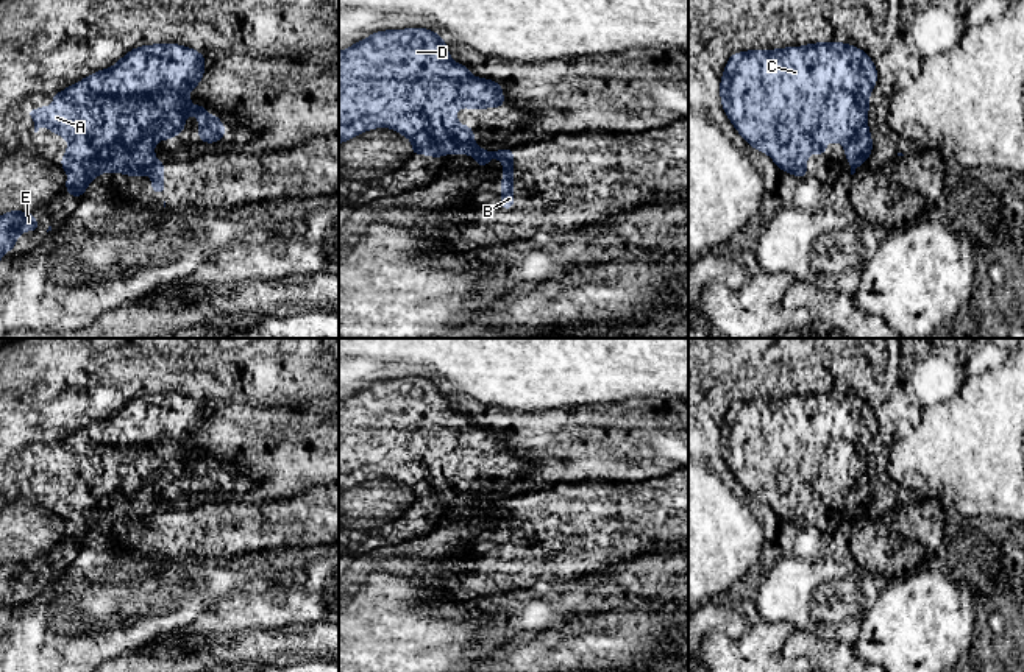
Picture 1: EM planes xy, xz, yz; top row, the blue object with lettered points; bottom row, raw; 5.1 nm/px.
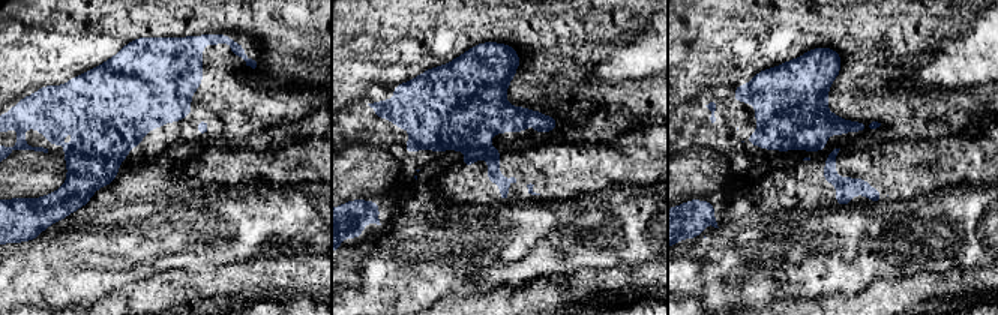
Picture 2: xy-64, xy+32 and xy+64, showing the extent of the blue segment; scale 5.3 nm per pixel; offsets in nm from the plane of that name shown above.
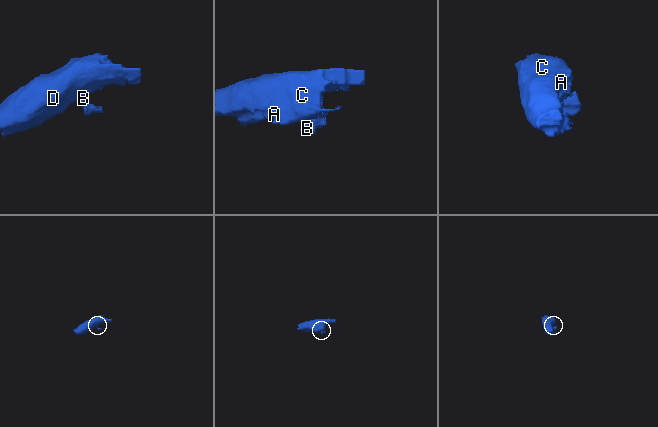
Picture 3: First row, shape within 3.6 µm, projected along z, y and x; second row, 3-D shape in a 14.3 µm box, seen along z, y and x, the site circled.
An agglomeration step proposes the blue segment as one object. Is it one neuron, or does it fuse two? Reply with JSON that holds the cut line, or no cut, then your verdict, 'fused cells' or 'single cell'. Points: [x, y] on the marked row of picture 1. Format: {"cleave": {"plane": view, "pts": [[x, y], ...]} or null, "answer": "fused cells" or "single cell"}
{"cleave": {"plane": "xy", "pts": [[155, 159], [144, 167], [125, 173]]}, "answer": "fused cells"}

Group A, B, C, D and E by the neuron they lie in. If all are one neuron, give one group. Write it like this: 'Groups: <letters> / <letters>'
Groups: A C D E / B

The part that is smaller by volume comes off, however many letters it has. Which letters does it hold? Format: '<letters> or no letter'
B

